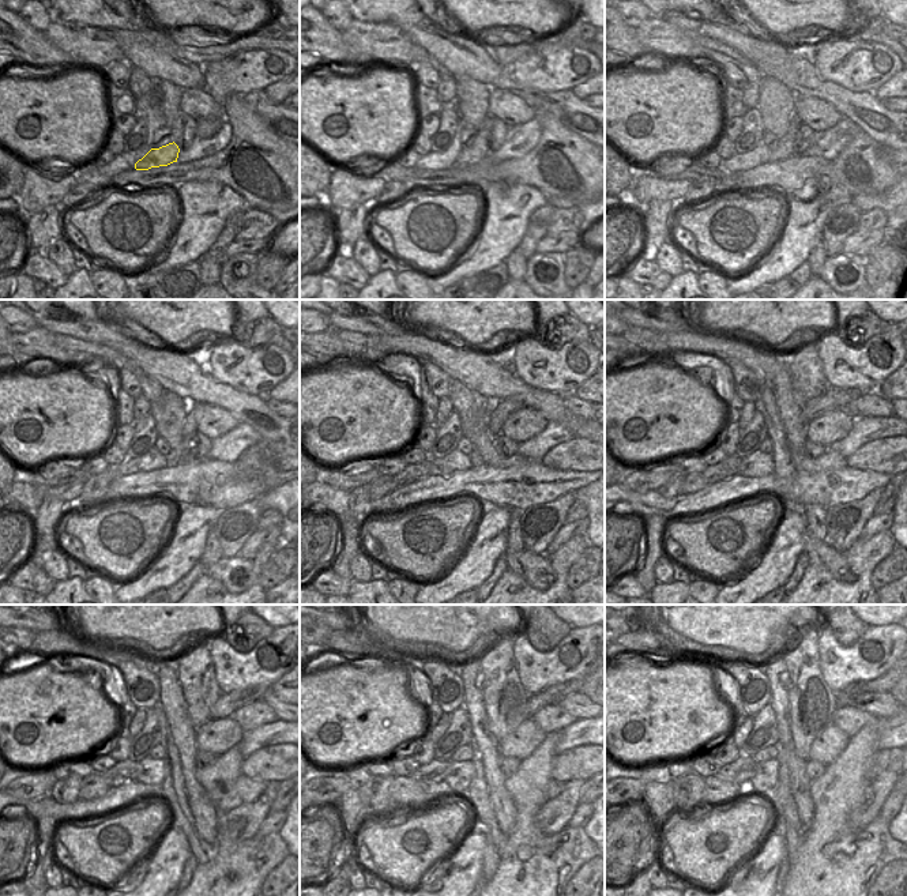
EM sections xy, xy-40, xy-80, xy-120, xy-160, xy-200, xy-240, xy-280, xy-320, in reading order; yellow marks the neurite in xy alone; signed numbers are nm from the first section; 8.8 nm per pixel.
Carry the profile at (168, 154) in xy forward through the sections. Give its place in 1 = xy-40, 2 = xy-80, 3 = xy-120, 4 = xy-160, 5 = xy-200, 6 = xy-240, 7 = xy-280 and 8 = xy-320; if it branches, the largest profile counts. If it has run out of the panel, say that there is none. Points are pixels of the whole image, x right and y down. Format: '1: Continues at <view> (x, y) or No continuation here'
1: Continues at xy-40 (478, 150)
2: Continues at xy-80 (785, 149)
3: Continues at xy-120 (189, 428)
4: Continues at xy-160 (501, 410)
5: Continues at xy-200 (835, 398)
6: Continues at xy-240 (228, 703)
7: Continues at xy-280 (554, 693)
8: Continues at xy-320 (881, 685)

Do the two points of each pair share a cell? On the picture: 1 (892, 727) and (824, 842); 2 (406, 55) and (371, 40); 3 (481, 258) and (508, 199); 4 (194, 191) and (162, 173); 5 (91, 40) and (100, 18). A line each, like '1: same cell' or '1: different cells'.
1: different cells
2: same cell
3: same cell
4: different cells
5: different cells

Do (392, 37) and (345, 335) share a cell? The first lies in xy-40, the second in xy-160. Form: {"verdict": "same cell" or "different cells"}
{"verdict": "different cells"}

